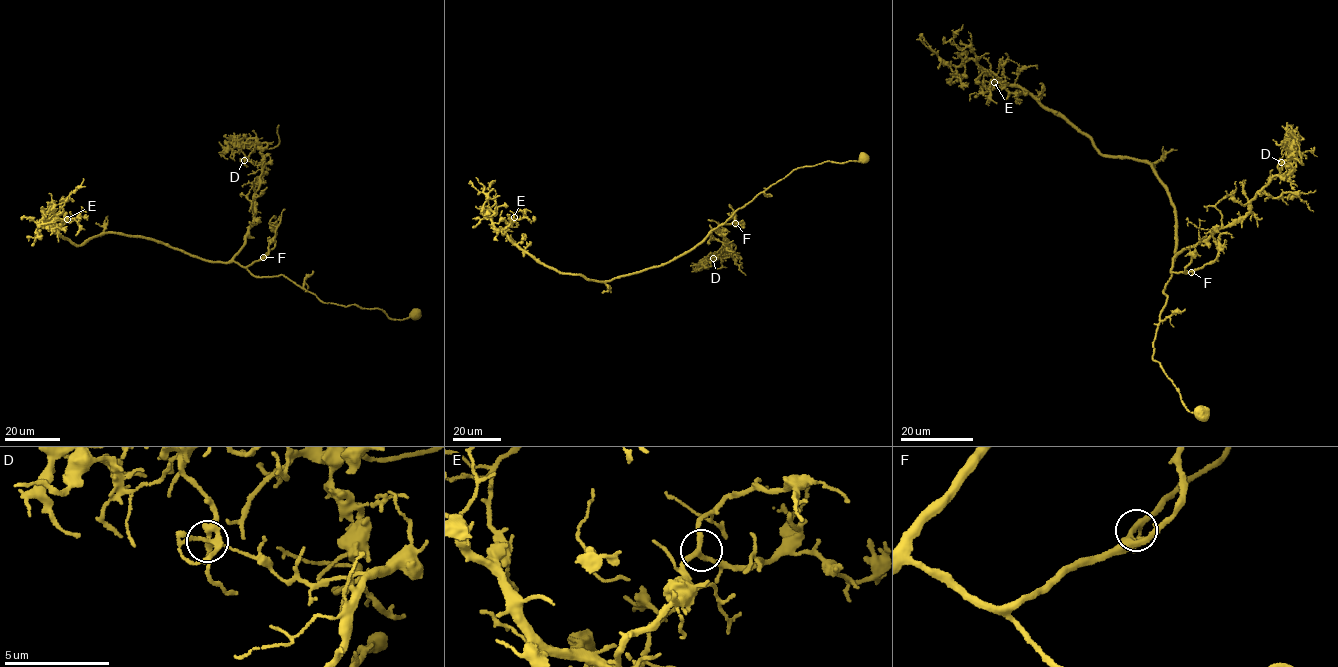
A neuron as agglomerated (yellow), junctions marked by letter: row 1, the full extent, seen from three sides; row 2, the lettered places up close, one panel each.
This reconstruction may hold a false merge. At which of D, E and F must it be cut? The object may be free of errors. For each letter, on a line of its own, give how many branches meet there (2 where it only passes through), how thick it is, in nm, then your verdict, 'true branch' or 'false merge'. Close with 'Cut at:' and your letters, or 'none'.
D: 4 | 200 nm | false merge
E: 4 | 220 nm | true branch
F: 4 | 240 nm | true branch
Cut at: D

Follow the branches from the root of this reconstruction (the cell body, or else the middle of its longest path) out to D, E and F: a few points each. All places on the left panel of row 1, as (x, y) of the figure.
D: (414, 314), (392, 319), (377, 308), (324, 303), (283, 275), (255, 276), (233, 260), (264, 164), (244, 160)
E: (414, 314), (324, 303), (283, 275), (144, 237), (75, 246), (45, 224), (67, 219)
F: (414, 314), (392, 319), (377, 308), (324, 303), (283, 275), (252, 274), (247, 267), (263, 257)

